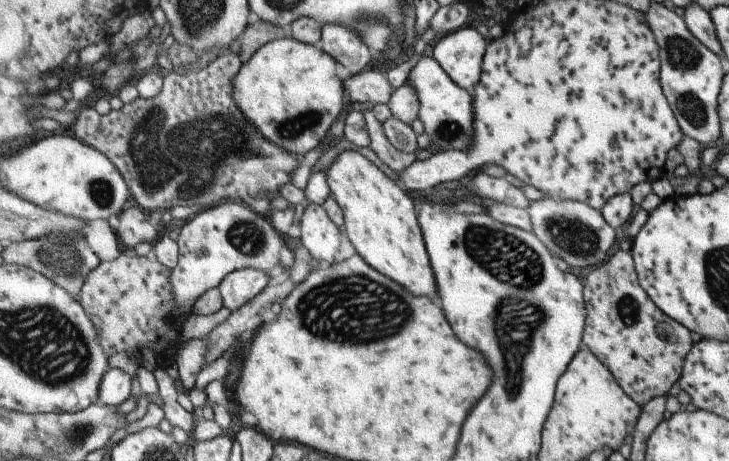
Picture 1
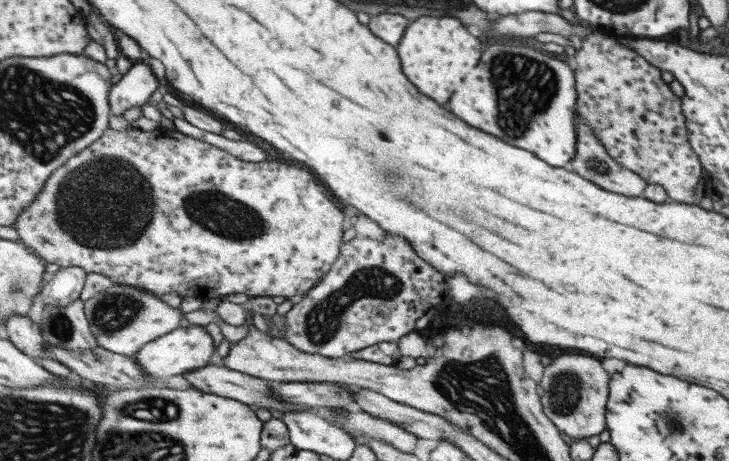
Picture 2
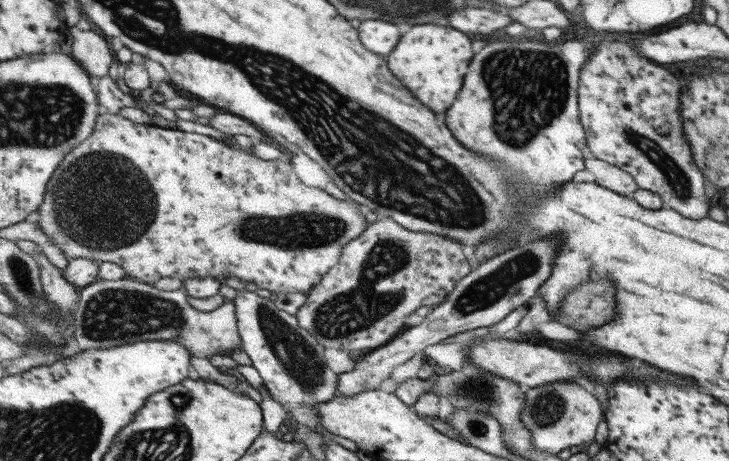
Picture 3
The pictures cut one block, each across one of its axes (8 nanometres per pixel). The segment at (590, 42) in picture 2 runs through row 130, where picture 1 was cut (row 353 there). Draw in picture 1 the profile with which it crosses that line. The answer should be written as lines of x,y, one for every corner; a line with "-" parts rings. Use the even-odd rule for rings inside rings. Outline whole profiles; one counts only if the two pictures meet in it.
617,251
609,262
593,268
586,276
587,326
584,346
589,347
613,372
624,393
639,406
650,398
667,395
671,384
682,374
682,362
691,348
689,331
665,314
643,290
630,251

